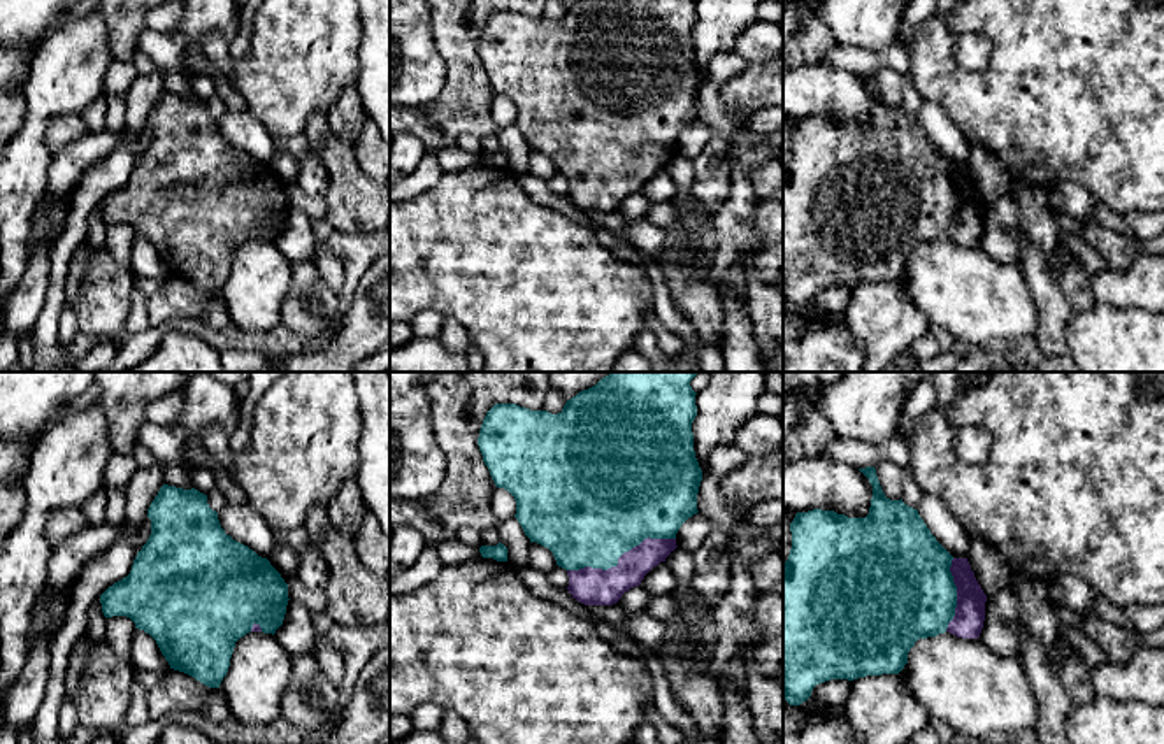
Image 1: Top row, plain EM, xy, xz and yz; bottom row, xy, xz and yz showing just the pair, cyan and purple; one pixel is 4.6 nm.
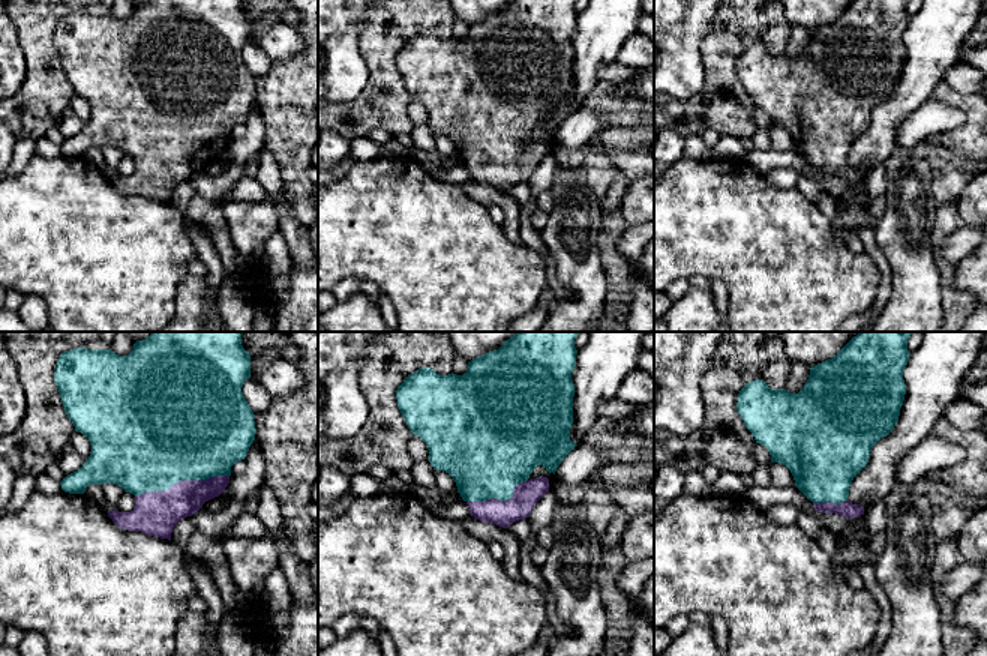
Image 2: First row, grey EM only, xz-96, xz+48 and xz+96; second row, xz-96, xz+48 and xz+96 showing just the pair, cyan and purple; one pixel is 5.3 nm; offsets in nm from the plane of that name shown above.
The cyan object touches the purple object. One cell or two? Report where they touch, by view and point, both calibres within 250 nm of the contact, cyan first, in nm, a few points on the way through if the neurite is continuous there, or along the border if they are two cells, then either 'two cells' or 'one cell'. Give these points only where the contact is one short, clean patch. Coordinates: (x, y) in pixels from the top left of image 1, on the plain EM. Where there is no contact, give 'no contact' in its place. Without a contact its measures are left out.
xz (618, 164) | 500/180 nm | one cell

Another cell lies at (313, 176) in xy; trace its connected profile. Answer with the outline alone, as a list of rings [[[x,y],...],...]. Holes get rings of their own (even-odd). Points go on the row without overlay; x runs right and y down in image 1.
[[[309,153],[298,163],[297,188],[311,197],[325,197],[328,170],[318,154]]]

